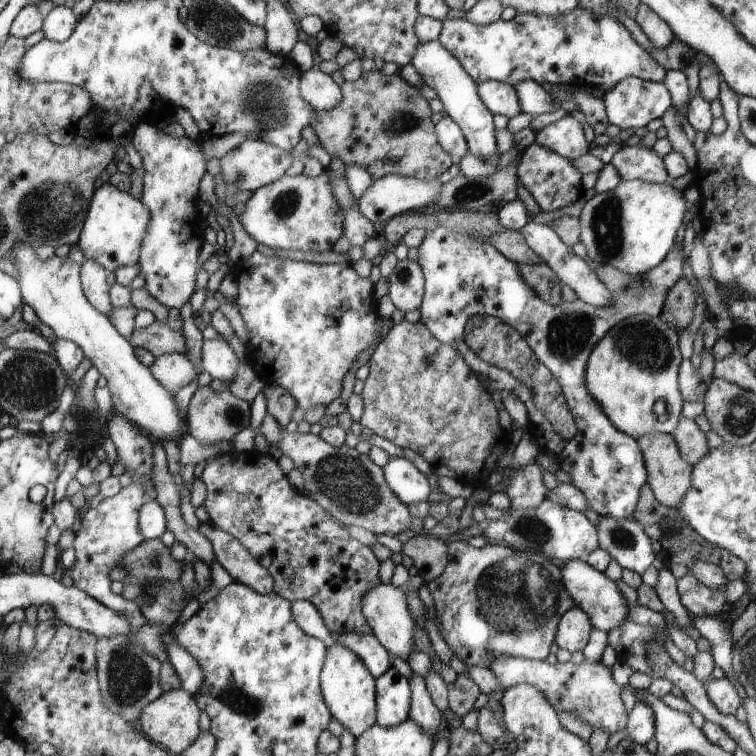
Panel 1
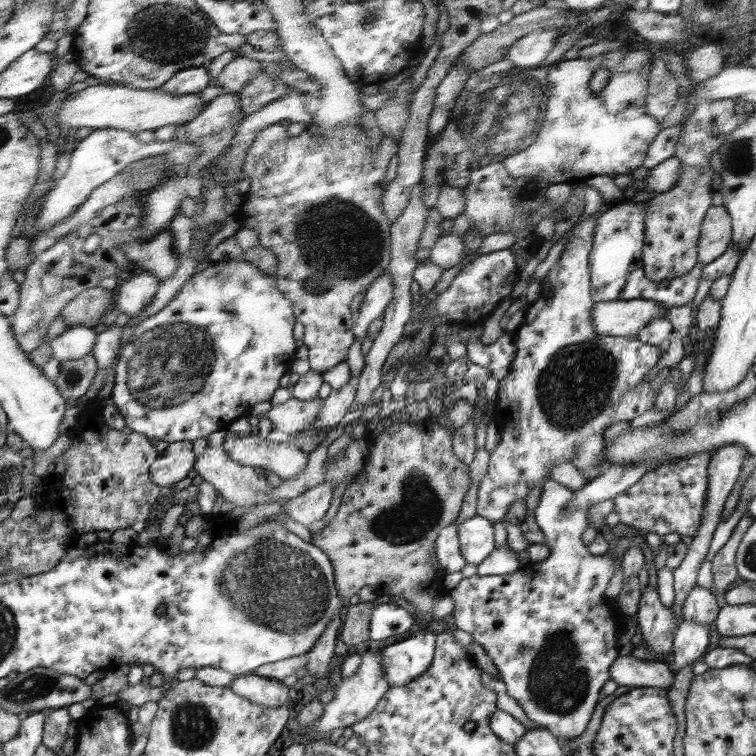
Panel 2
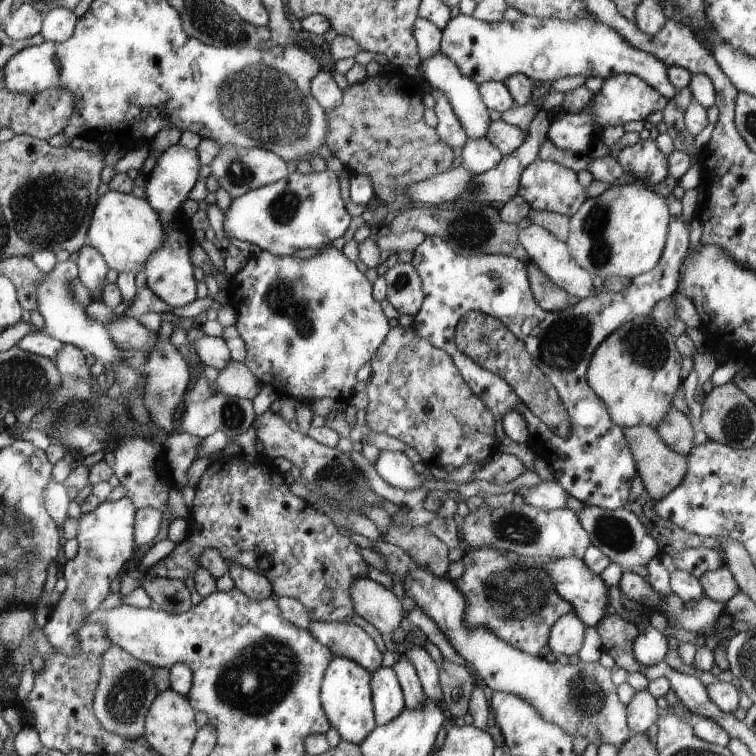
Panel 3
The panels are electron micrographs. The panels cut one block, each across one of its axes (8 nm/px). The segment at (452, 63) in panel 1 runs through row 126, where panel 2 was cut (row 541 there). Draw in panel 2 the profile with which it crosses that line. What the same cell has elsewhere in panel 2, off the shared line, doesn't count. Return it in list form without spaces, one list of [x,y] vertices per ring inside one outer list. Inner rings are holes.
[[[478,514],[458,525],[461,551],[467,564],[480,564],[494,549],[493,523]]]

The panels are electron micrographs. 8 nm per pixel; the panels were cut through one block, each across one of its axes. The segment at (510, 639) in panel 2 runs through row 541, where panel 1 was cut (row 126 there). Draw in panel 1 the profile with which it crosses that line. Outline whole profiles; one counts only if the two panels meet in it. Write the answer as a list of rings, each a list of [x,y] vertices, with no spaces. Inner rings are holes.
[[[626,77],[608,90],[602,98],[610,125],[618,128],[644,128],[654,118],[662,118],[664,112],[673,105],[671,92],[666,83],[650,82],[641,78]],[[567,114],[545,128],[535,131],[532,141],[554,151],[564,158],[580,158],[592,150],[592,138],[588,138],[588,126]]]

